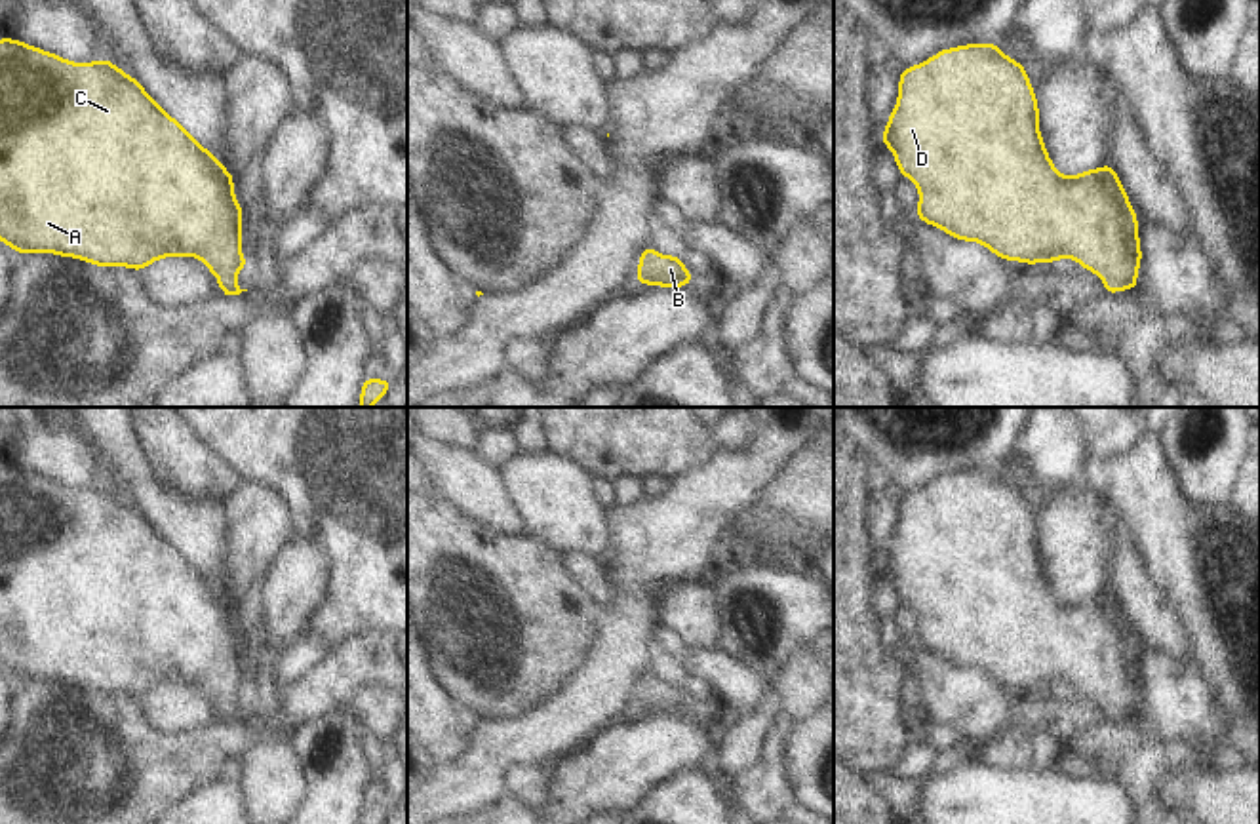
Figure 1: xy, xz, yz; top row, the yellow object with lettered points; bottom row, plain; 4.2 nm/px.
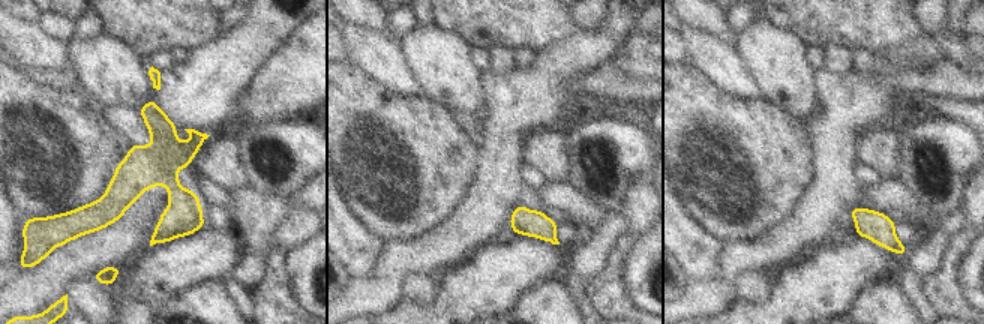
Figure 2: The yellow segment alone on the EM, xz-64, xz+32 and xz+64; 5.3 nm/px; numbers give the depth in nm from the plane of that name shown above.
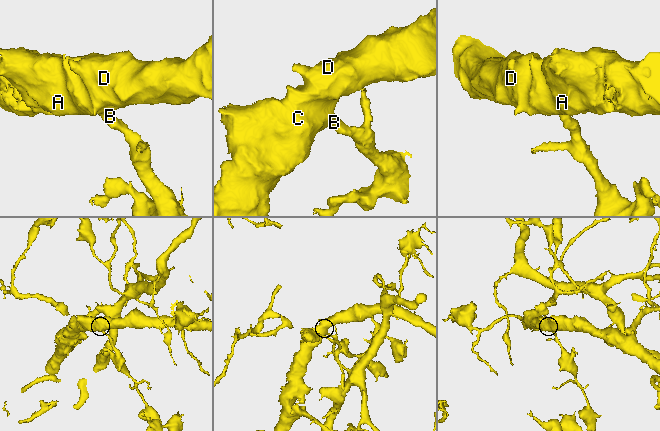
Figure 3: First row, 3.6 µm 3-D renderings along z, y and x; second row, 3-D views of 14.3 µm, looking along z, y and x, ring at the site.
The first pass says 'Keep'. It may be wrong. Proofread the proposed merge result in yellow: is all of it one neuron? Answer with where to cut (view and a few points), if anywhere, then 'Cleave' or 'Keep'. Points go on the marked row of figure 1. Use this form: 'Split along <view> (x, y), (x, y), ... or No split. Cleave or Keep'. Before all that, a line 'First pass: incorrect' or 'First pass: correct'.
First pass: correct
No split. Keep

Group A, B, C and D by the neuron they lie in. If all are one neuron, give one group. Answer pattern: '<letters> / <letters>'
A B C D

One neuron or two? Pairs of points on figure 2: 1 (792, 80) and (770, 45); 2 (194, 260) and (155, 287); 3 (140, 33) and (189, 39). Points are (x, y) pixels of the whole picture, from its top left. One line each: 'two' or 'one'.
1: one
2: one
3: one

